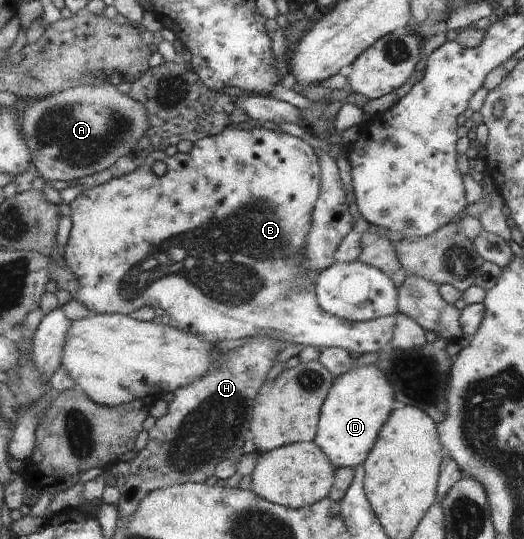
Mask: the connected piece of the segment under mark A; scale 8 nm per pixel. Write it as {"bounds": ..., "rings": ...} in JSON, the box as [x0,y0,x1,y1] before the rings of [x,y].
{"bounds":[20,84,150,182],"rings":[[[105,84],[71,88],[44,100],[32,101],[20,113],[20,124],[32,151],[33,165],[40,176],[48,182],[72,182],[110,169],[116,162],[130,155],[150,125],[150,118],[141,102],[128,94],[121,94],[114,85]]]}

